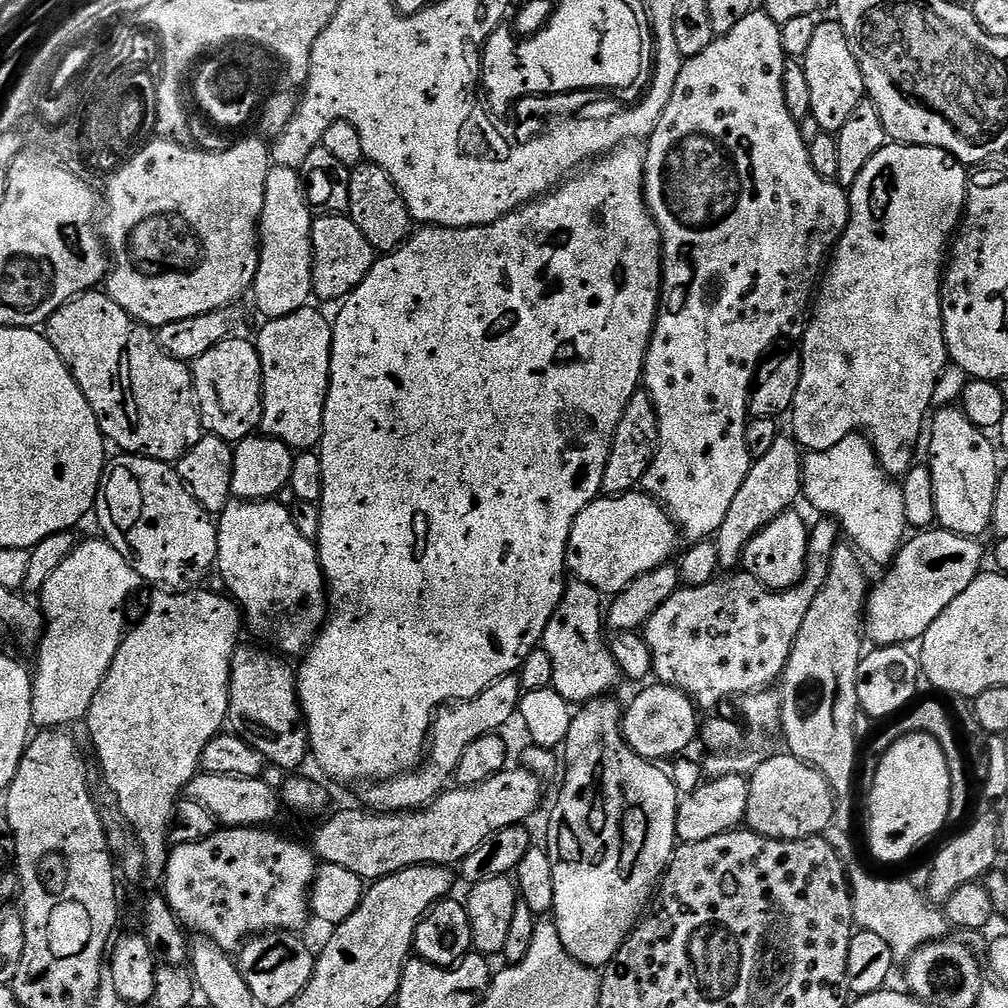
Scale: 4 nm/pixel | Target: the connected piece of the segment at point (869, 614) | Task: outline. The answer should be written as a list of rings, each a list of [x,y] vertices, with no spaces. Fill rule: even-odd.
[[[939,526],[917,531],[913,536],[916,536],[913,540],[912,537],[905,539],[896,559],[885,571],[889,572],[877,584],[875,581],[874,587],[868,593],[862,628],[867,639],[869,636],[873,640],[873,645],[908,646],[911,645],[911,640],[919,641],[926,630],[930,630],[934,618],[938,618],[938,614],[942,614],[942,610],[946,610],[946,606],[950,606],[950,602],[954,602],[954,598],[958,598],[958,594],[962,594],[962,590],[966,590],[966,586],[970,586],[970,582],[981,575],[983,568],[980,567],[984,560],[986,564],[986,548],[984,552],[979,539],[959,536]]]

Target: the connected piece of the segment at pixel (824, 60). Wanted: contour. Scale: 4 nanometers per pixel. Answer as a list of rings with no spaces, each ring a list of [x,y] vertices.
[[[835,19],[817,23],[814,38],[810,41],[810,50],[802,57],[806,86],[810,86],[811,119],[816,120],[821,133],[835,134],[846,126],[850,114],[858,107],[858,102],[866,98],[862,70],[846,42],[846,34]]]

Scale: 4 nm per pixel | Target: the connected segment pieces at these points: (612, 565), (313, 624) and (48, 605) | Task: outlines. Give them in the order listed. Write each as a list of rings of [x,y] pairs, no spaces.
[[[643,490],[623,492],[620,496],[604,496],[592,501],[578,514],[568,539],[566,568],[575,579],[594,586],[602,594],[615,594],[622,591],[630,582],[642,574],[653,572],[673,559],[672,551],[678,540],[678,525],[672,521],[667,508],[652,499]]]
[[[274,498],[233,499],[225,506],[224,511],[219,513],[216,537],[218,550],[215,567],[218,572],[220,568],[220,576],[224,579],[225,586],[229,588],[227,591],[231,599],[242,609],[246,617],[247,631],[249,628],[257,636],[255,637],[257,641],[271,646],[285,657],[303,657],[315,640],[317,632],[324,627],[329,609],[324,572],[320,568],[320,556],[316,553],[315,543],[298,534],[298,526],[294,526],[290,509],[282,506]]]
[[[103,538],[97,540],[81,539],[76,545],[76,549],[72,551],[66,558],[66,562],[62,562],[62,566],[58,566],[58,570],[54,570],[54,574],[50,574],[50,578],[46,578],[46,586],[42,586],[42,590],[38,594],[38,607],[44,613],[44,639],[40,641],[38,655],[36,660],[36,668],[34,667],[34,679],[32,681],[32,722],[37,729],[40,730],[60,730],[64,724],[72,724],[75,720],[83,721],[88,715],[90,706],[94,702],[94,694],[98,694],[98,686],[102,686],[102,682],[106,678],[106,674],[110,670],[110,666],[114,662],[114,654],[118,654],[118,646],[124,641],[126,635],[126,623],[124,624],[124,607],[128,604],[128,599],[132,596],[132,591],[136,587],[141,587],[142,581],[140,576],[130,566],[130,562],[122,554],[118,554],[118,550],[114,550],[114,546],[109,544]]]

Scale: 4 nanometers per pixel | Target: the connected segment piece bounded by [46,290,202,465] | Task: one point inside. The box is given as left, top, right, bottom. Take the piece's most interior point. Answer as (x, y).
(144, 400)

